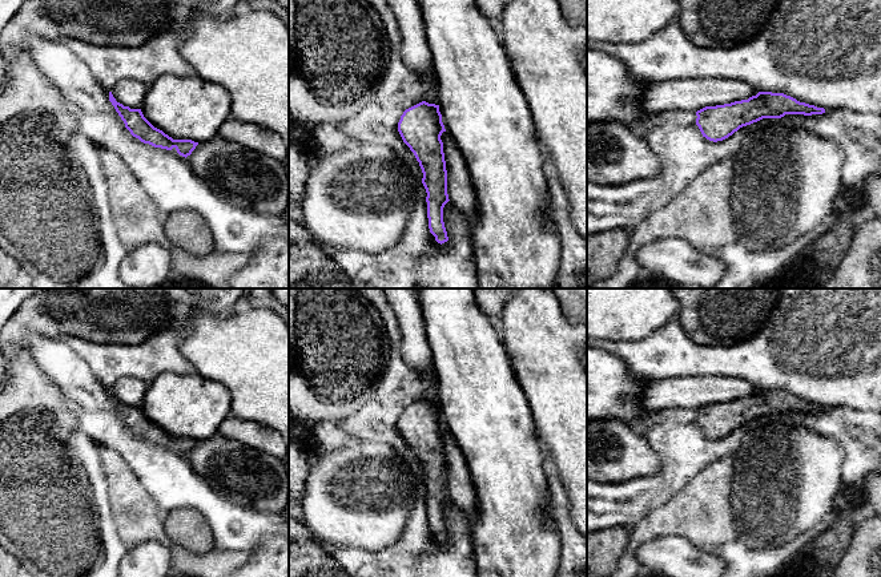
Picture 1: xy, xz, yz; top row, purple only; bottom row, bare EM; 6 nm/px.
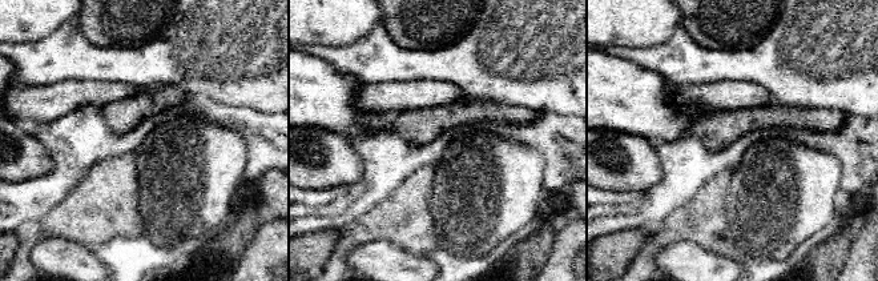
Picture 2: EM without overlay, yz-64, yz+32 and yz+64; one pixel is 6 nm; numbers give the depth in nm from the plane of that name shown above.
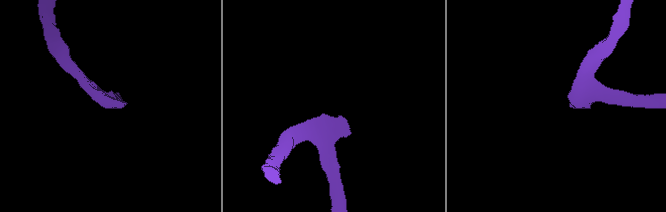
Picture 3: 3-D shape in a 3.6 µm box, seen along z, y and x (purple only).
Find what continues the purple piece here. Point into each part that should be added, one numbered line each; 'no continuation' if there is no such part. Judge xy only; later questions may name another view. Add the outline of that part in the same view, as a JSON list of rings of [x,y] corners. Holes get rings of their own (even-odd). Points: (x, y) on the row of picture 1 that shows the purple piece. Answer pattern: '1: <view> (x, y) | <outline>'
no continuation

